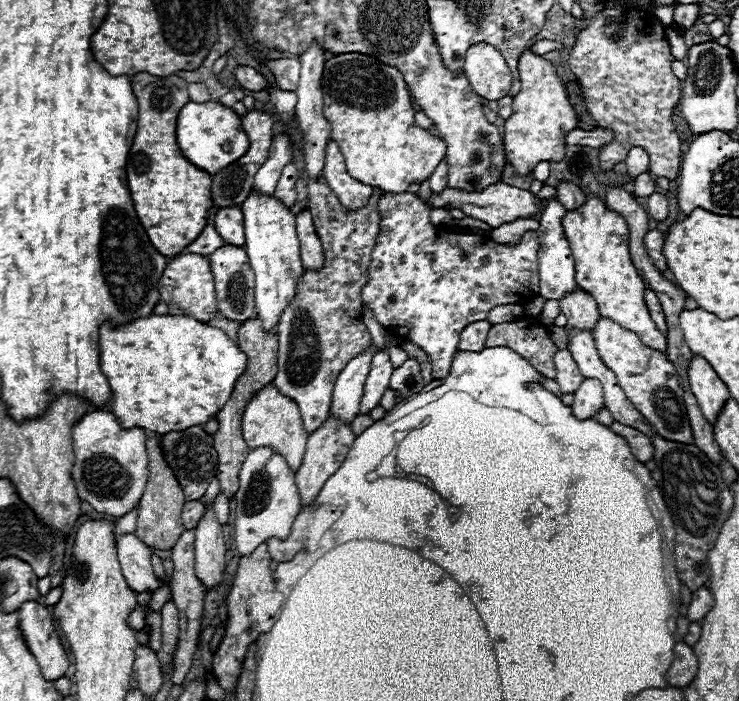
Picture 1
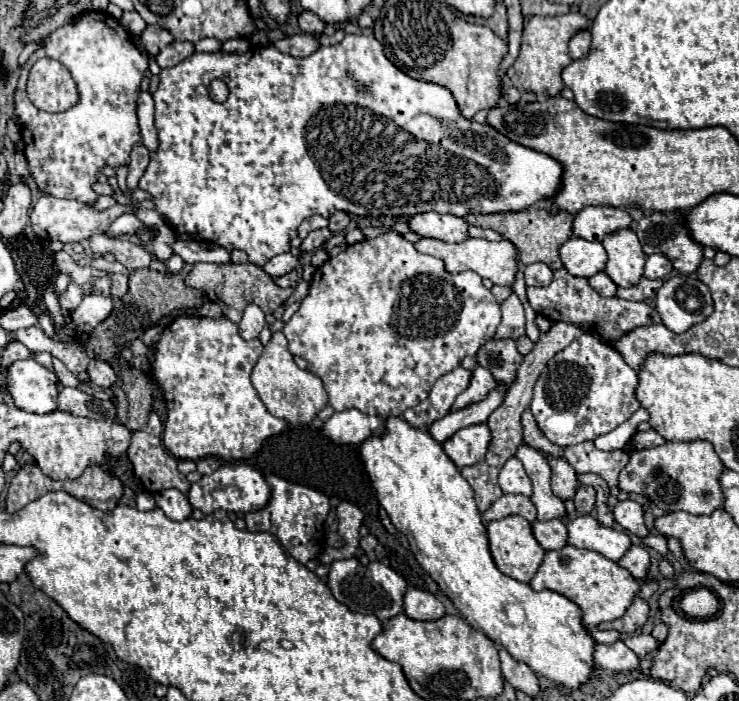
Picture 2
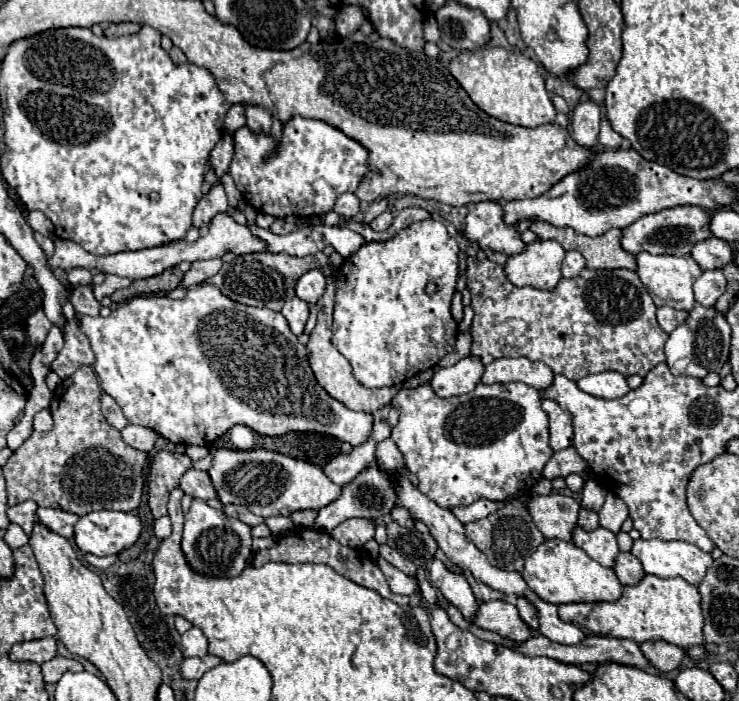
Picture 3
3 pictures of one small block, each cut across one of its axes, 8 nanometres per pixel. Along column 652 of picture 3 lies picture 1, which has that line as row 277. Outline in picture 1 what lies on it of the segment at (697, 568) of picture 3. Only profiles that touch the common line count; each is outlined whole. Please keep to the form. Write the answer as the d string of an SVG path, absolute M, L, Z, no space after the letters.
M558 200L546 204L542 214L540 214L540 228L536 230L538 246L540 246L538 248L540 296L544 296L546 300L562 300L566 294L570 294L570 292L574 292L578 288L576 278L574 278L574 258L572 258L568 240L564 236L564 228L562 228L564 214L566 214L566 210Z

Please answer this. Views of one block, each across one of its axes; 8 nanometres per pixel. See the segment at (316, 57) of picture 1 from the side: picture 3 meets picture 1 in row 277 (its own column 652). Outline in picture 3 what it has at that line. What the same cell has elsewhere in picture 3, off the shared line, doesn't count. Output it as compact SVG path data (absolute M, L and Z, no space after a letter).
M468 258L468 272L466 272L466 284L472 292L472 308L474 308L474 320L472 320L472 356L480 358L482 364L490 364L498 358L516 358L516 356L524 356L532 362L544 362L554 374L562 374L570 380L580 380L588 374L598 374L598 372L608 372L608 370L614 370L614 372L620 372L624 376L632 376L632 374L638 374L638 376L646 376L650 368L658 366L660 362L664 362L664 342L668 340L668 334L658 326L656 322L656 306L652 302L652 298L648 296L646 288L640 284L640 278L636 276L636 272L632 270L624 270L624 268L616 268L616 270L588 270L584 268L576 278L562 278L558 282L558 286L554 290L538 290L538 288L532 288L532 286L514 286L506 276L504 276L504 270L500 264L496 262L490 262L488 258L484 260L478 260L478 258Z

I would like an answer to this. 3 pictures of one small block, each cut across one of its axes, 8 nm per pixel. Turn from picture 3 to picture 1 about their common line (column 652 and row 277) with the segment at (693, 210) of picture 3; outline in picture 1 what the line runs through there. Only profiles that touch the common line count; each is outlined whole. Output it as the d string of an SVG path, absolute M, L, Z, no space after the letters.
M222 246L216 252L212 252L208 256L210 260L210 268L212 268L212 276L214 276L214 288L216 288L216 306L218 312L222 316L226 316L228 320L234 322L244 322L250 320L256 310L254 310L254 272L248 264L248 256L246 250L240 246Z

